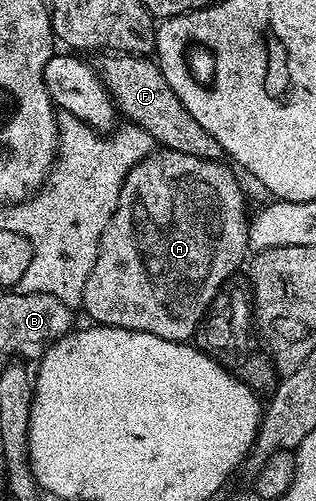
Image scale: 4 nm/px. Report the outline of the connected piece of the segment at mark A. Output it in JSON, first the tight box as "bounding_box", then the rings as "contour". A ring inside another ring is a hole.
{"bounding_box":[81,148,248,342],"contour":[[[165,148],[155,149],[142,162],[136,163],[128,172],[124,184],[120,188],[120,200],[116,212],[112,212],[112,220],[104,228],[98,245],[96,264],[92,264],[92,272],[82,289],[81,309],[86,309],[86,314],[91,323],[100,326],[115,326],[148,332],[152,336],[160,336],[164,340],[173,342],[190,342],[195,337],[196,331],[206,310],[212,304],[216,292],[229,278],[235,277],[238,265],[243,262],[248,254],[246,244],[246,228],[248,213],[246,214],[246,198],[238,187],[238,178],[225,166],[225,161],[200,156],[188,156],[188,152],[176,152]]]}

